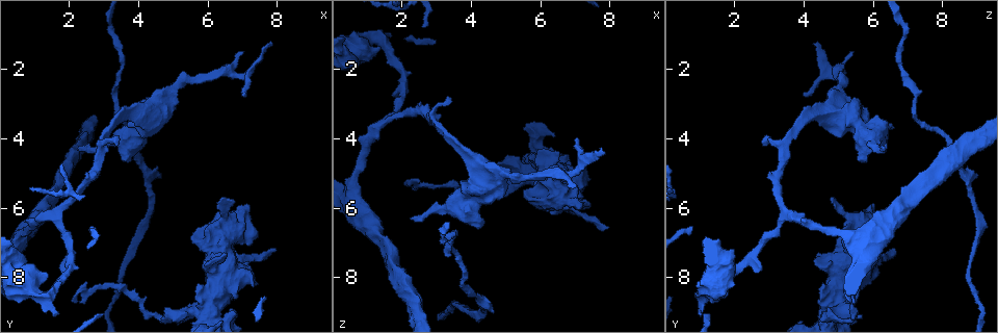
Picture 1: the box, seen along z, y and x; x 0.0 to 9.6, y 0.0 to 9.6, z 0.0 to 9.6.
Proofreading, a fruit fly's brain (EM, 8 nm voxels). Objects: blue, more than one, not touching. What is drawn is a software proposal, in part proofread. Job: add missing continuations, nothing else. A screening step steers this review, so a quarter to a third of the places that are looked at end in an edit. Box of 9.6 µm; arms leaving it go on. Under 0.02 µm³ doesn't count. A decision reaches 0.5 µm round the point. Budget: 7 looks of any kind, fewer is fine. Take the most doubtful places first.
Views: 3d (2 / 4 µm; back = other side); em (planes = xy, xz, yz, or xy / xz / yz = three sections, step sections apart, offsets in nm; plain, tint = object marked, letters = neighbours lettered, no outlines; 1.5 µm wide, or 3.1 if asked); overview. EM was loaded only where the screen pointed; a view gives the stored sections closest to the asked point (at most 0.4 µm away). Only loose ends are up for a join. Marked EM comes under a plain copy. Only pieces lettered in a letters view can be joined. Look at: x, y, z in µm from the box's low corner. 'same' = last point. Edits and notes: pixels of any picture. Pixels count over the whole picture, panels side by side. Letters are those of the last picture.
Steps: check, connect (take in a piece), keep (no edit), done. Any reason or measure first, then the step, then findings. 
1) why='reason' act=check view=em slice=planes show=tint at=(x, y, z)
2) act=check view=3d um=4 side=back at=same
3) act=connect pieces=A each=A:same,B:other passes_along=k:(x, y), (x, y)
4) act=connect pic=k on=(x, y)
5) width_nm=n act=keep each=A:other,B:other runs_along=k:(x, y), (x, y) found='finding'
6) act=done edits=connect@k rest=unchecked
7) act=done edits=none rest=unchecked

why='branch stops here' act=check view=em slice=yz step=4 show=letters at=(7.00, 2.70, 4.00)

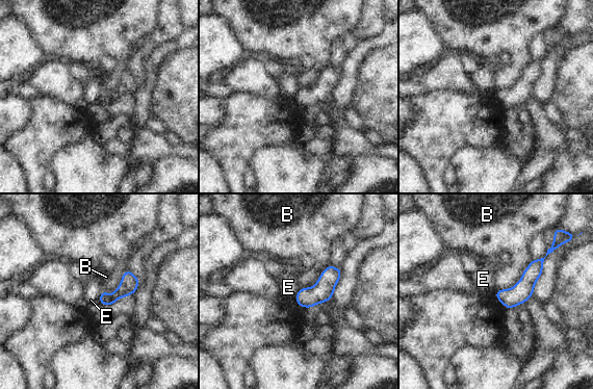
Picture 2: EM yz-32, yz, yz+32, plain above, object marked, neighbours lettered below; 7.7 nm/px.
act=check view=em slice=planes show=letters at=same

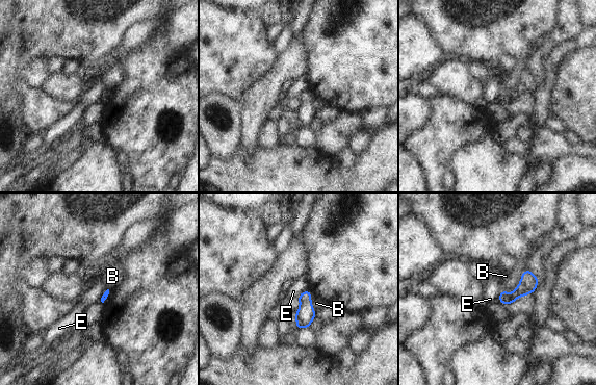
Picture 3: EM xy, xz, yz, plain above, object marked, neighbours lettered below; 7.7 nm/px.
act=keep each=B:other,E:other border=3:(502, 289), (497, 301) found='none of them fits'

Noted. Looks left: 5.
why='branch stops here' act=check view=em slice=xz step=8 show=tint at=(7.00, 1.50, 5.45)

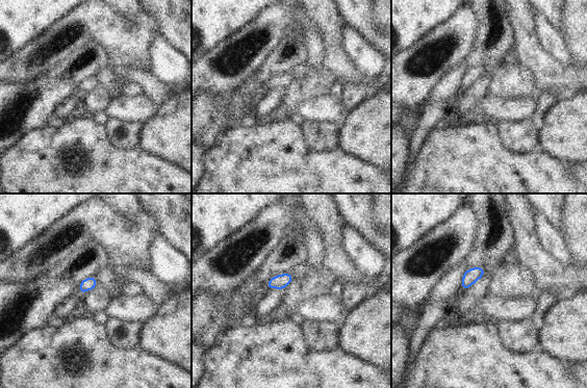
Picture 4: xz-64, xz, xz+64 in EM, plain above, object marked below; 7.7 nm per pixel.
why='cut it another way' act=check view=em slice=planes show=letters at=same

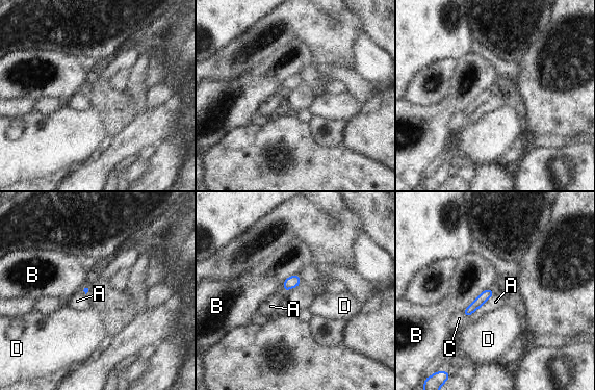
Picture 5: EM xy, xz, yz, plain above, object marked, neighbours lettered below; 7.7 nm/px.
act=keep each=A:other,B:other,C:other,D:other found='none of them fits'

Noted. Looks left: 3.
why='an open end' act=check view=em slice=planes show=letters at=(6.40, 5.65, 4.80)

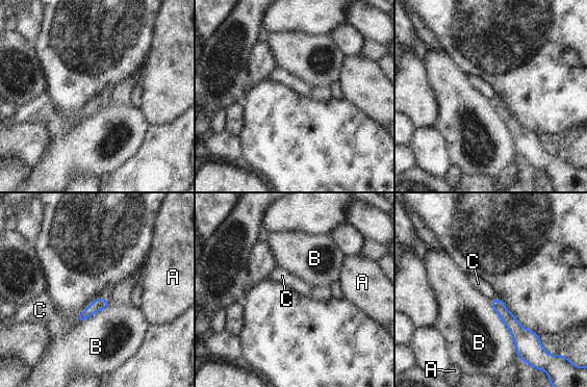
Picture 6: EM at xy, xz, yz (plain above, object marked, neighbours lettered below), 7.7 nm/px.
act=connect pieces=C each=A:other,B:other,C:same passes_along=6:(99, 304), (91, 304), (119, 293) found='it goes on there'

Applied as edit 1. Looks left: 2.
act=done edits=connect@6 rest=unchecked

